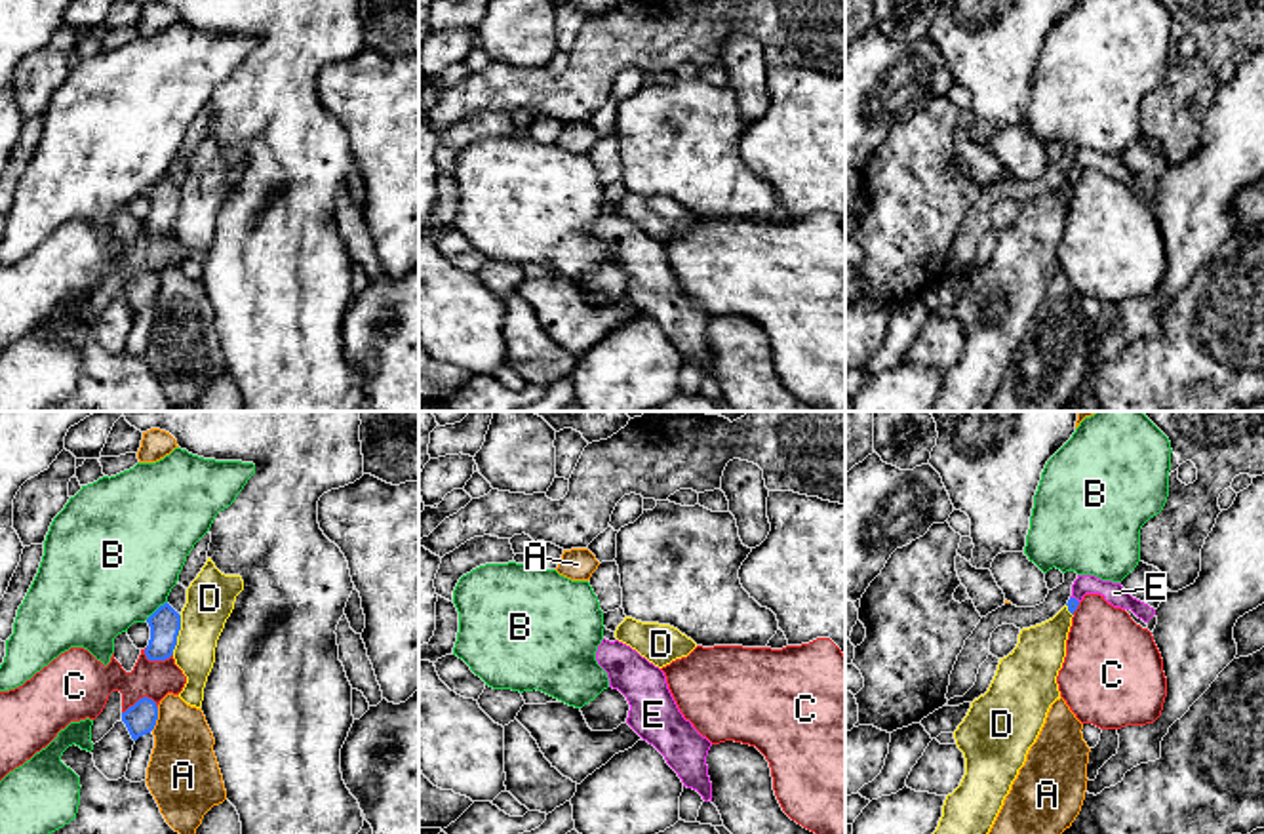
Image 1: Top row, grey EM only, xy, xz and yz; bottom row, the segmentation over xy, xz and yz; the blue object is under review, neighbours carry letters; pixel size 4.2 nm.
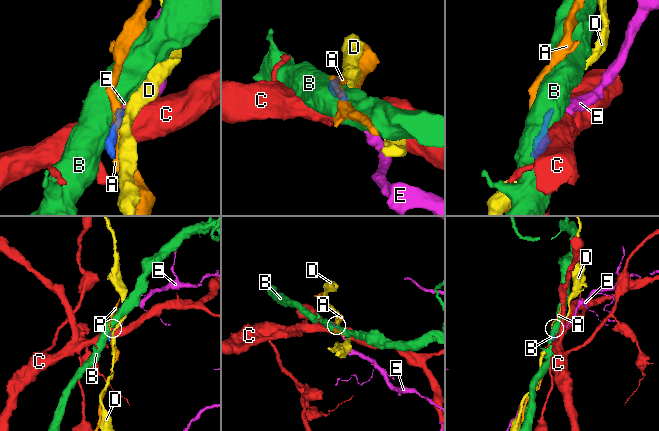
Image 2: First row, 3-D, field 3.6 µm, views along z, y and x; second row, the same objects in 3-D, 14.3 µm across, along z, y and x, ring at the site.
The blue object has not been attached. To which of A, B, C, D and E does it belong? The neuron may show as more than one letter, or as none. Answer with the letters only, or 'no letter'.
E

